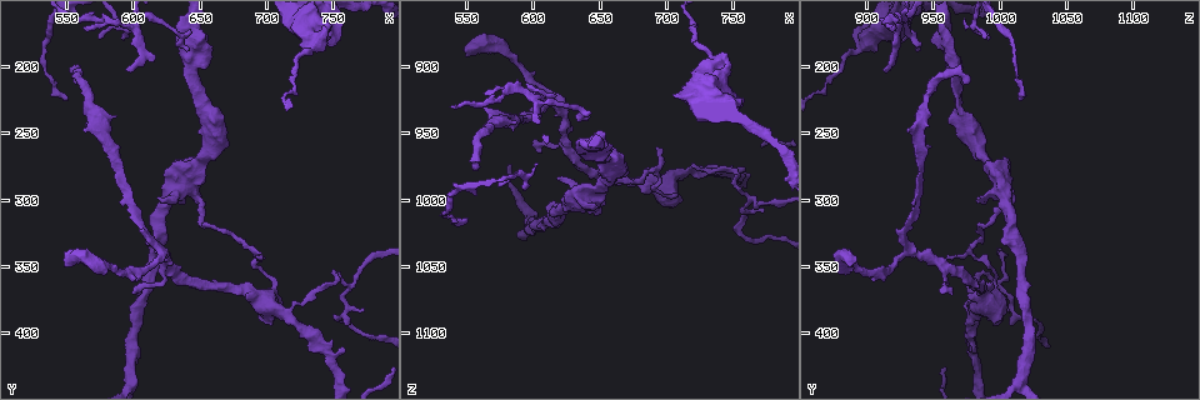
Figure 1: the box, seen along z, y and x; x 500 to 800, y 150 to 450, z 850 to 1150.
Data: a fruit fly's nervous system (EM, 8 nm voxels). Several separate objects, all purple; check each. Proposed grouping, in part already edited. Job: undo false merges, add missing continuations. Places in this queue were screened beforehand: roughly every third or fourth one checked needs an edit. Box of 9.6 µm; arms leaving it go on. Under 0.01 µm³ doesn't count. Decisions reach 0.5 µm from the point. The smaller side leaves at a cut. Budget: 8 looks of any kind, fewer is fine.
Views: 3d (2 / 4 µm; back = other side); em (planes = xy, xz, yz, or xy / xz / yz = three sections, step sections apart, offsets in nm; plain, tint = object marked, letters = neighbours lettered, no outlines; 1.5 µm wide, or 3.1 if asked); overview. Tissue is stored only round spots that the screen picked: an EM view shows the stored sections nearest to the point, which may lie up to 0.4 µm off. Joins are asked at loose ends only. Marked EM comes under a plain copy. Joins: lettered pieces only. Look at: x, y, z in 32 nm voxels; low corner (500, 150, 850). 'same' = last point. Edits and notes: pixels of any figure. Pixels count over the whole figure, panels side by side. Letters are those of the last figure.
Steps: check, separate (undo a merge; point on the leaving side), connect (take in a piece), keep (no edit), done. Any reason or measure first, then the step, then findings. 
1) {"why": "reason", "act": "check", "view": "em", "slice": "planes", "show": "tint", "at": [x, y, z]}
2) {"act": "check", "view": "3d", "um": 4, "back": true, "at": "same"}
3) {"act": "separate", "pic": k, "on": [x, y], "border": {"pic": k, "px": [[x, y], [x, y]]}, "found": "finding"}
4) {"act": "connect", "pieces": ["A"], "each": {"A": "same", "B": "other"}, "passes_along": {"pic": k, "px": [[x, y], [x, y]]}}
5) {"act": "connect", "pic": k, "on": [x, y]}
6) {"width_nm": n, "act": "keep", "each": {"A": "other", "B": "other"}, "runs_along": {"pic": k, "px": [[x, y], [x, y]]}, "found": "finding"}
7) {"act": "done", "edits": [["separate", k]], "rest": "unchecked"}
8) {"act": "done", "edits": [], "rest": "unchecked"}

{"why": "branch stops here", "act": "check", "view": "em", "slice": "planes", "show": "letters", "at": [594, 202, 910]}

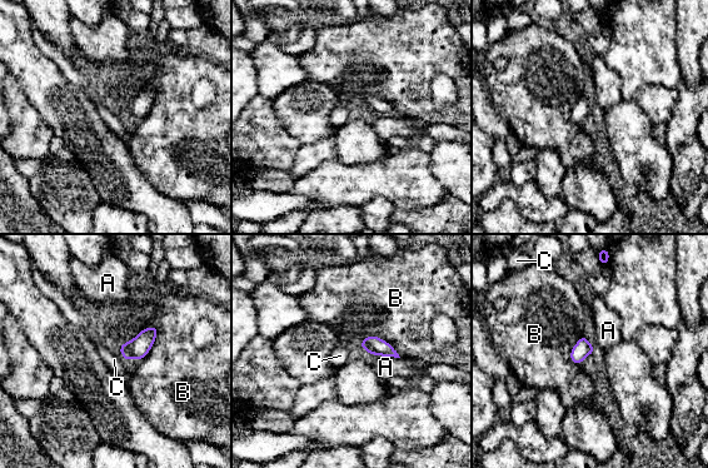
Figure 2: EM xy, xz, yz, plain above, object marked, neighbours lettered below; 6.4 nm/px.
{"act": "keep", "each": {"A": "other", "B": "other", "C": "other"}, "border": {"pic": 2, "px": [[156, 325], [154, 344], [140, 359]]}, "found": "no lettered piece goes on from it"}

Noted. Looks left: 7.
{"why": "a fork", "act": "check", "view": "3d", "um": 4, "at": [622, 352, 960]}

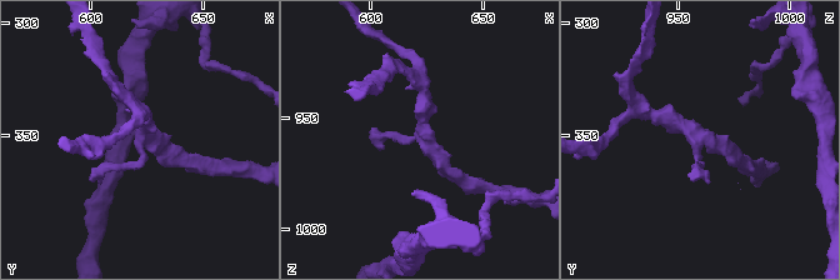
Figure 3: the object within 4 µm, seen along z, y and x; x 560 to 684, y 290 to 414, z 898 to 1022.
{"act": "check", "view": "em", "slice": "planes", "show": "tint", "at": [625, 351, 959]}

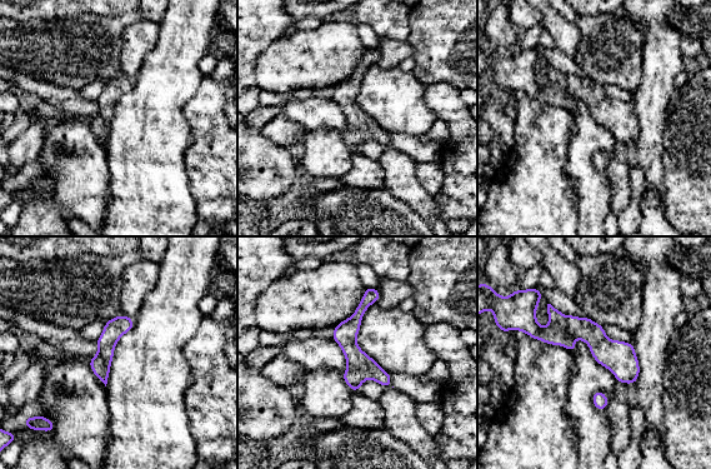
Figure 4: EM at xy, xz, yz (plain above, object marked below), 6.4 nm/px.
{"why": "what lies round it", "act": "check", "view": "em", "slice": "planes", "show": "letters", "at": "same"}

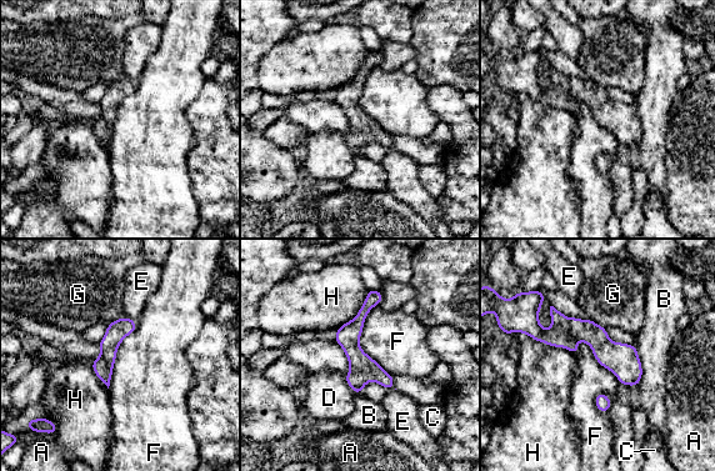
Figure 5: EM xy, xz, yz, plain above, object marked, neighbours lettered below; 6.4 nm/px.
{"longest_contact_nm": ["F", 480], "act": "keep", "each": {"A": "other", "B": "other", "C": "other", "D": "other", "E": "other", "F": "other", "G": "other", "H": "other"}, "found": "all the same neuron"}

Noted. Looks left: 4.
{"why": "end of a long branch", "act": "check", "view": "em", "slice": "xy", "step": 4, "show": "letters", "at": [554, 348, 888]}

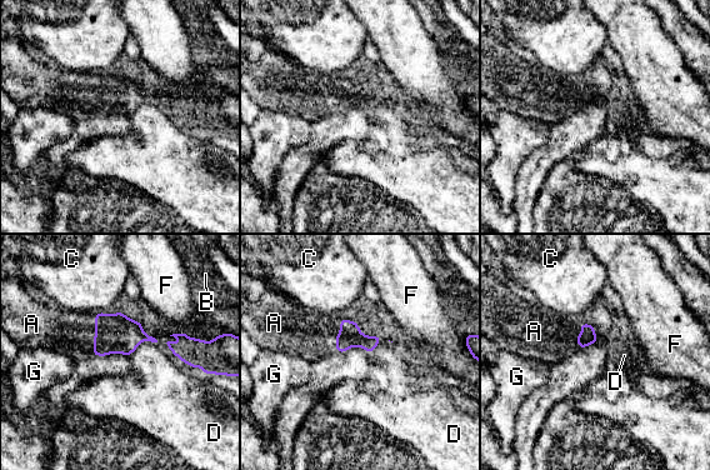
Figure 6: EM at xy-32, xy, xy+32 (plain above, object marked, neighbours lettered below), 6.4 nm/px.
{"longest_contact_nm": ["A", 240], "act": "connect", "pieces": ["A"], "each": {"A": "same", "B": "other", "C": "other", "D": "other", "F": "other", "G": "other"}, "found": "it goes on there"}

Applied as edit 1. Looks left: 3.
{"act": "done", "edits": [["connect", 6]], "rest": "unchecked"}

